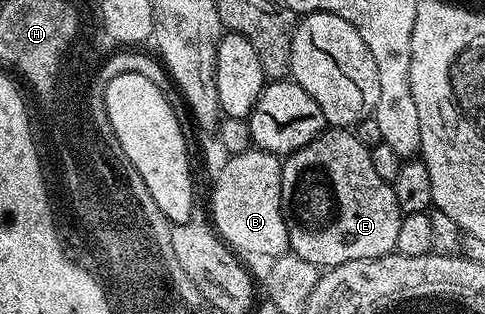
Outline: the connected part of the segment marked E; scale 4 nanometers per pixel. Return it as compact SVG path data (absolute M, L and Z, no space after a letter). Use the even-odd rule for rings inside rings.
M326 129L320 135L316 135L311 142L303 145L298 151L294 151L281 164L281 212L287 225L287 237L289 238L290 252L303 261L311 261L319 269L328 269L335 265L343 265L343 261L359 261L360 259L377 259L381 255L390 254L396 248L399 241L399 225L403 212L395 201L393 184L383 181L379 173L375 173L375 165L371 165L369 156L370 148L365 147L357 140L356 134L349 129Z

